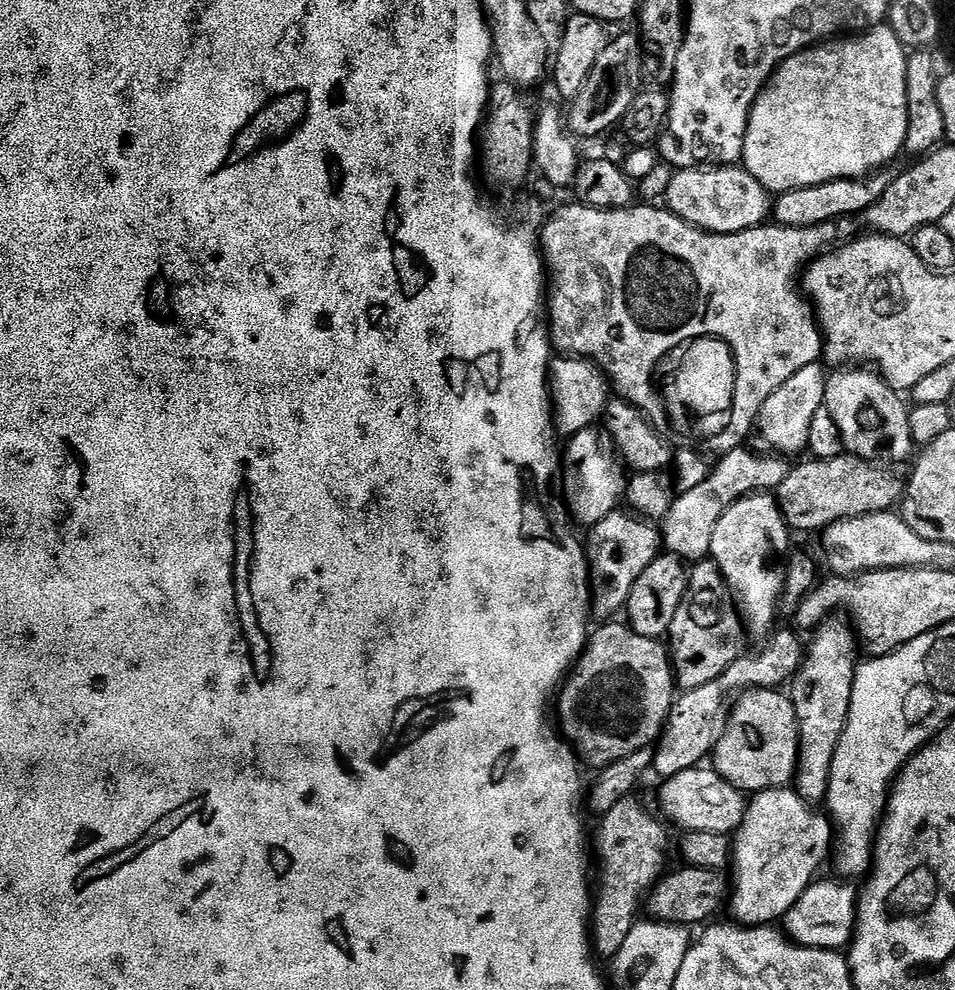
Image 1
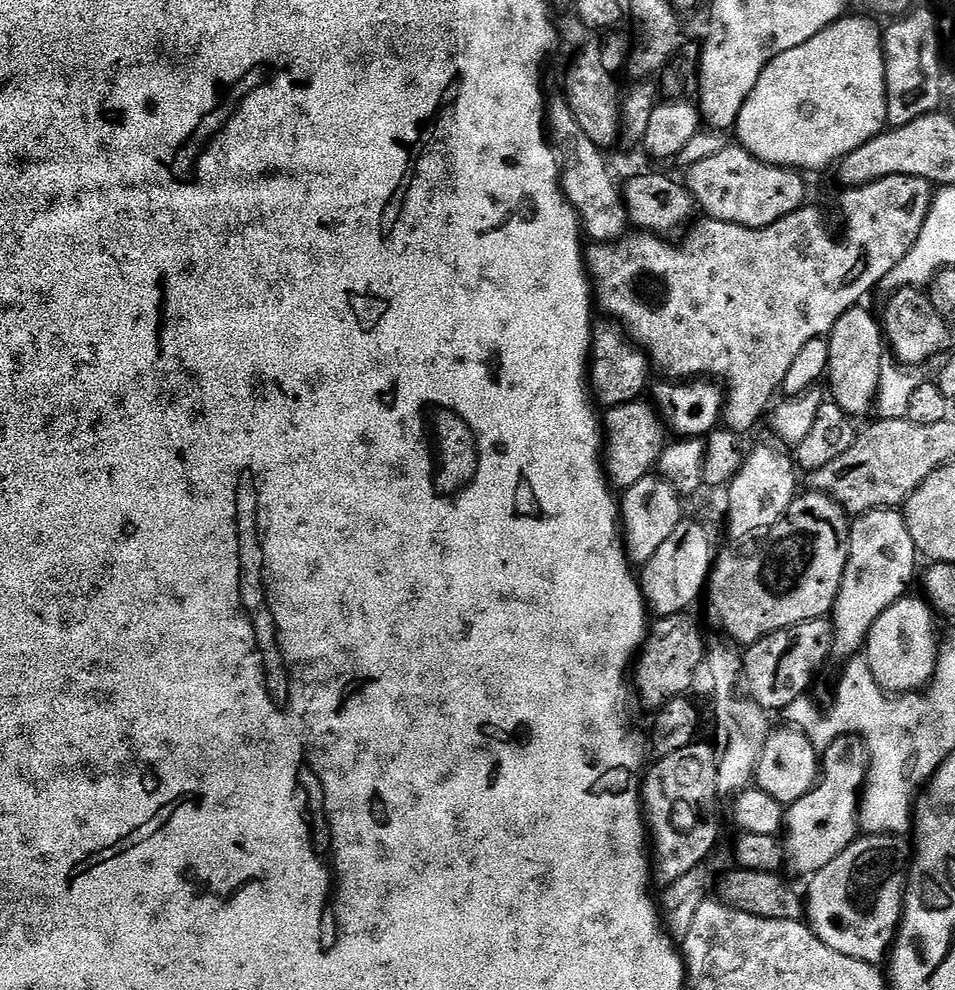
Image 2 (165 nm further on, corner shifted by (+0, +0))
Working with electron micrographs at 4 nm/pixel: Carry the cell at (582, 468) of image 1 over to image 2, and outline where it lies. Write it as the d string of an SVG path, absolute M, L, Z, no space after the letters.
M643 399L607 409L602 416L602 459L609 485L623 490L653 475L666 447L664 436L666 429L660 413Z

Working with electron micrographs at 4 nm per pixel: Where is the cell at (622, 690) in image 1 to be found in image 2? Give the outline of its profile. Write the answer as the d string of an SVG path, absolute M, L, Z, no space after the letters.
M691 611L661 616L649 627L634 664L634 688L638 700L651 710L658 710L666 702L691 693L696 675L702 672L706 660L706 643L700 624Z

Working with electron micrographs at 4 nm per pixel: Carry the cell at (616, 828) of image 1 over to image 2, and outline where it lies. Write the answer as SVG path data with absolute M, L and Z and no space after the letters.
M697 742L686 746L686 750L674 750L666 758L656 760L647 769L642 780L642 815L646 821L646 832L650 837L650 863L652 879L661 889L669 888L678 878L690 874L690 870L701 867L704 859L716 848L720 840L720 816L716 813L718 801L718 766L716 750L711 743Z

